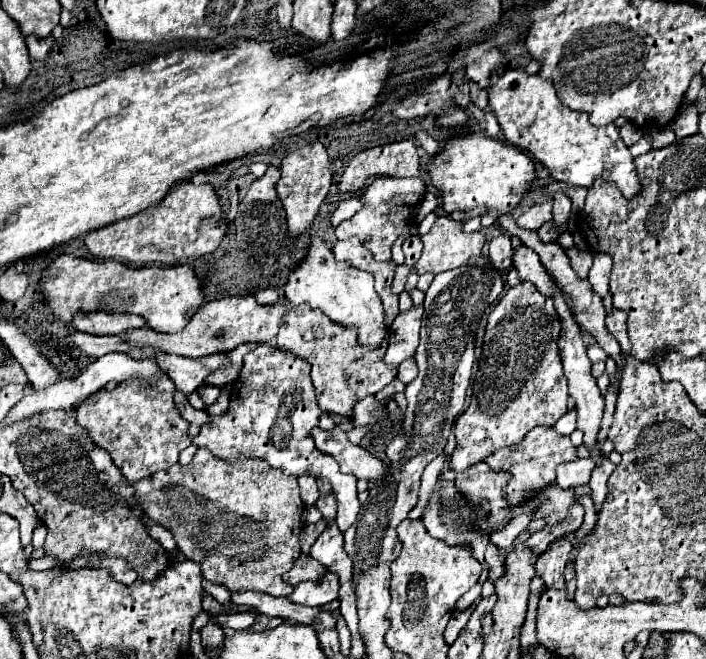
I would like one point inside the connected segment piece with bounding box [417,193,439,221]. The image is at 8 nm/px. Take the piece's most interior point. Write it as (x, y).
(430, 201)

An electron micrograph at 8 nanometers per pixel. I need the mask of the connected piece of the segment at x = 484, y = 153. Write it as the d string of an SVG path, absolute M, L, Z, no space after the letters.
M463 137L451 139L441 145L439 153L429 159L427 173L431 185L443 195L443 207L447 213L467 213L477 207L485 207L487 213L481 217L482 227L493 225L499 215L515 213L523 203L525 195L535 183L535 163L521 153L517 147L505 145L493 137Z

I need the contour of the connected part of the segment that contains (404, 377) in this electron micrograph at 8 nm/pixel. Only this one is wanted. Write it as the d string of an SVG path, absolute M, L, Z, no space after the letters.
M409 357L409 359L405 359L405 361L399 365L397 379L399 379L401 383L405 383L405 385L407 385L415 375L417 375L417 365L415 365L415 359L413 359L413 357Z

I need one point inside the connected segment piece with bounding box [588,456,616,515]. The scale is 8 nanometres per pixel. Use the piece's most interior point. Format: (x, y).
(599, 477)

